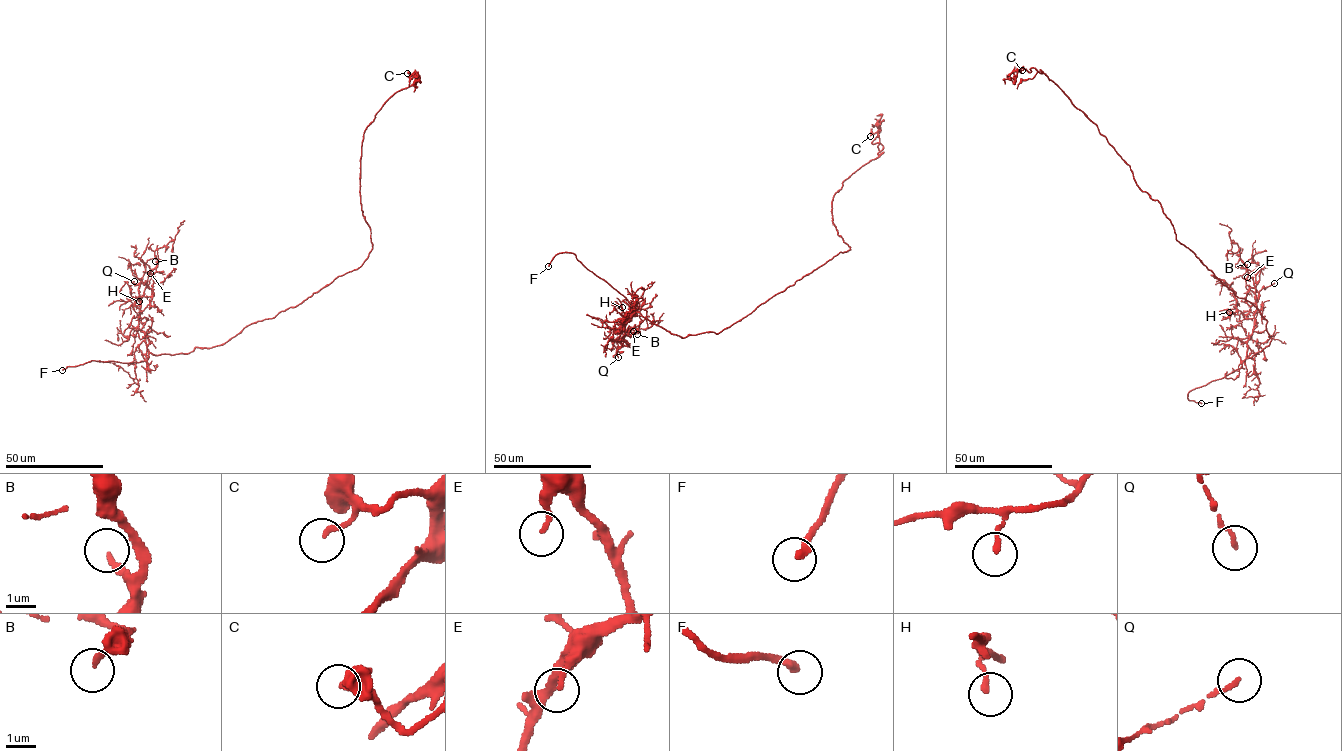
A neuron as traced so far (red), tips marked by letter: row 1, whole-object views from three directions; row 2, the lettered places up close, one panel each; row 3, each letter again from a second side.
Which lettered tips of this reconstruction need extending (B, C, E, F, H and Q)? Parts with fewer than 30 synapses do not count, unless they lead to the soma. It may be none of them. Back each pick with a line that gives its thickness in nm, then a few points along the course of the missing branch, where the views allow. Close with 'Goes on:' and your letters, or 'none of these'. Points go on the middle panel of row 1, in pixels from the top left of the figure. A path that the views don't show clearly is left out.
B: 200 nm | (637, 334), (641, 339), (646, 338), (649, 345), (660, 342), (663, 333)
F: 260 nm
Goes on: B, F

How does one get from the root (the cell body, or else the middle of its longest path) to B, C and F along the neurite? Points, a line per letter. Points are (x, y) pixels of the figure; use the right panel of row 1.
B: (1207, 268), (1267, 321), (1270, 343), (1247, 358), (1256, 308), (1247, 264)
C: (1207, 268), (1176, 238), (1160, 202), (1140, 188), (1130, 166), (1097, 126), (1041, 70), (1022, 70)
F: (1207, 268), (1257, 308), (1271, 340), (1239, 368), (1191, 390), (1188, 400), (1201, 403)

